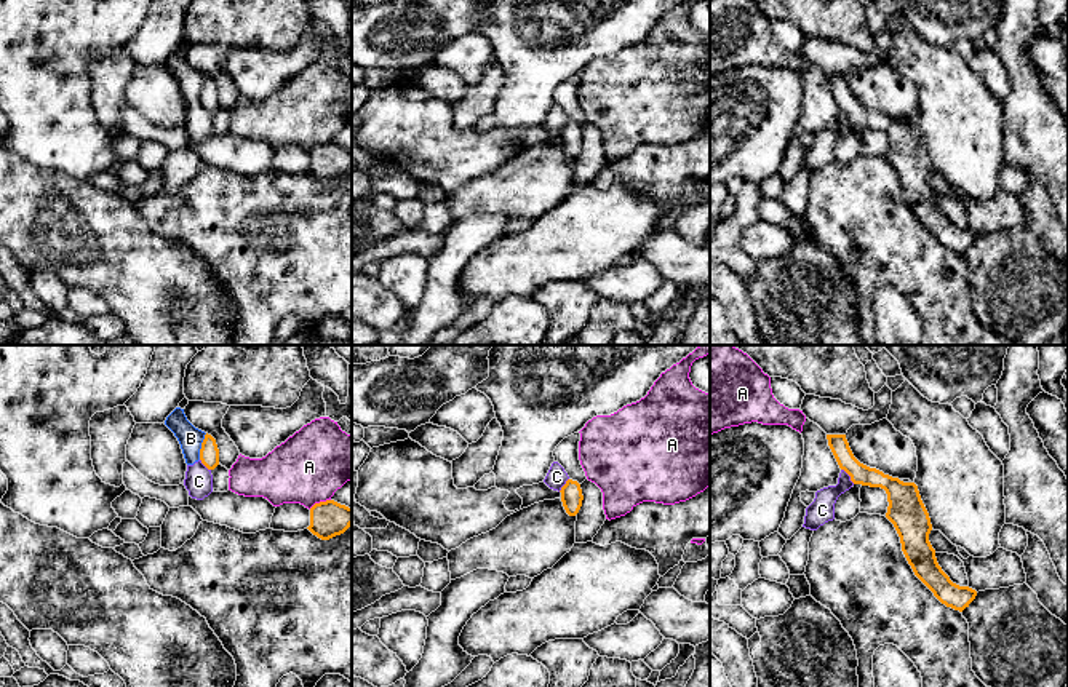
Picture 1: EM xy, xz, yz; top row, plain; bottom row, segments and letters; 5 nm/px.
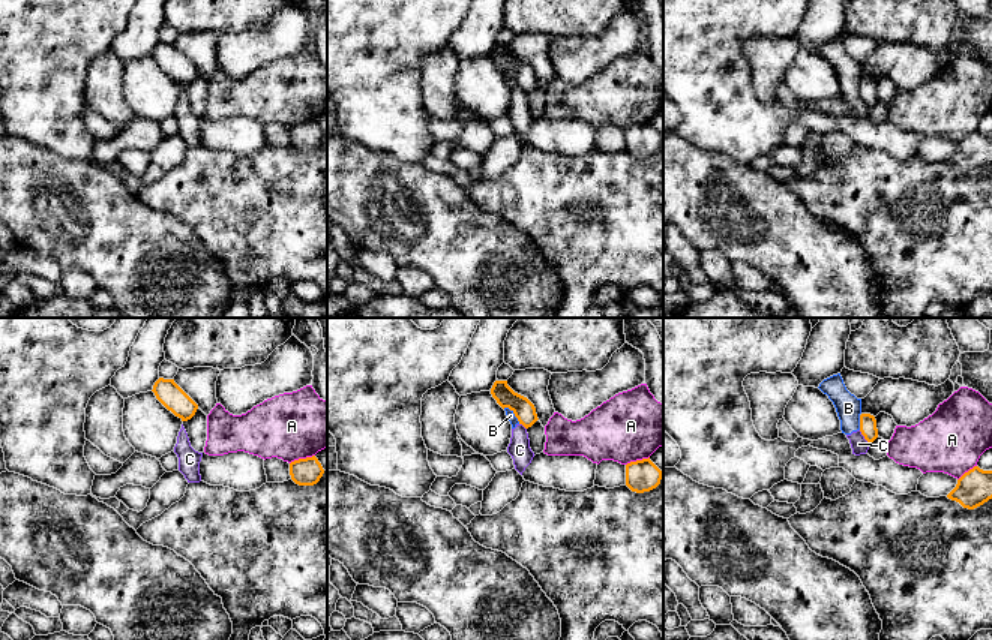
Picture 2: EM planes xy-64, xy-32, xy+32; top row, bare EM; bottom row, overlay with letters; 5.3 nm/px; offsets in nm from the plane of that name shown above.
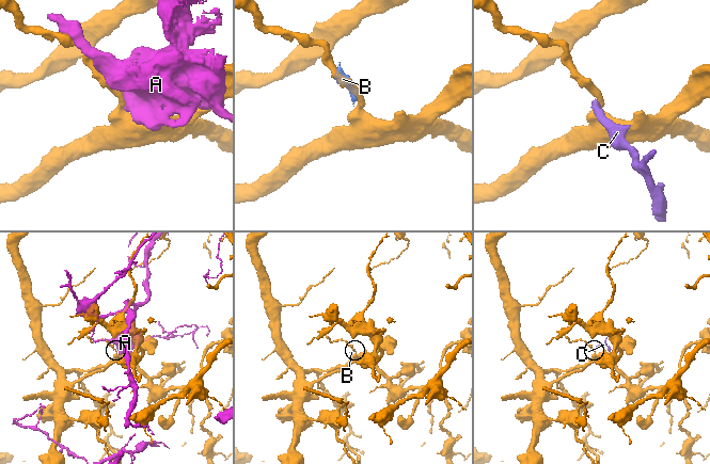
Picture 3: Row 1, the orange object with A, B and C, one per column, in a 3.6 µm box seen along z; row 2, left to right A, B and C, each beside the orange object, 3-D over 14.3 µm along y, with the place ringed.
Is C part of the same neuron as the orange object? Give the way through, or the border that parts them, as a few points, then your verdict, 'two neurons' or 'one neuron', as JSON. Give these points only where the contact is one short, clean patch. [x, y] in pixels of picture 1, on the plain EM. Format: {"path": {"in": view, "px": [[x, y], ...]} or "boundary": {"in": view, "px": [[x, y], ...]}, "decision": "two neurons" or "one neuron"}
{"boundary": {"in": "yz", "px": [[841, 111], [854, 125]]}, "decision": "two neurons"}

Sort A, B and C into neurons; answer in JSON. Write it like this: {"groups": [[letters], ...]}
{"groups": [["A"], ["B", "C"]]}

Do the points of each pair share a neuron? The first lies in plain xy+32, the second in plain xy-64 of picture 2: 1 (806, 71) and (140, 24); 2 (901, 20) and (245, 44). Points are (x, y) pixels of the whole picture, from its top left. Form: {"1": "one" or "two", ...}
{"1": "two", "2": "two"}

